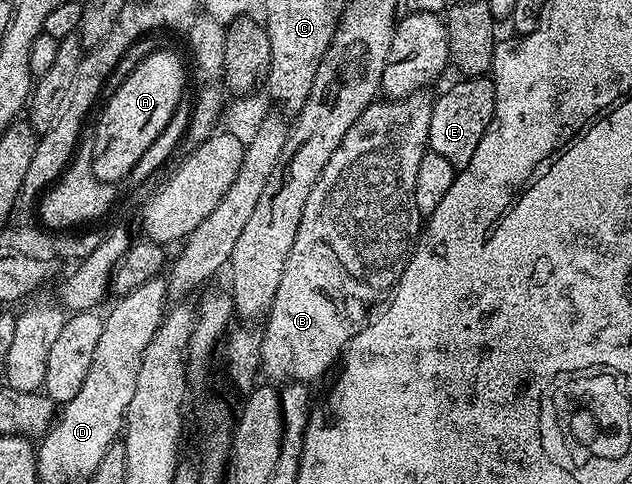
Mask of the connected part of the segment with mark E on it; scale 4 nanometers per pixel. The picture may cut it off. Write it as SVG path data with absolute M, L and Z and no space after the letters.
M461 77L456 81L458 83L451 84L441 96L433 99L428 150L439 153L439 157L460 169L471 161L479 137L483 137L495 113L495 85L489 77Z

